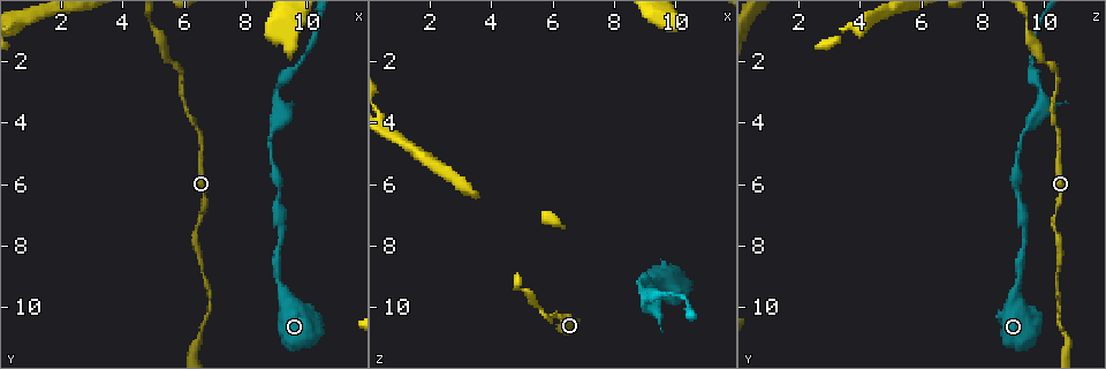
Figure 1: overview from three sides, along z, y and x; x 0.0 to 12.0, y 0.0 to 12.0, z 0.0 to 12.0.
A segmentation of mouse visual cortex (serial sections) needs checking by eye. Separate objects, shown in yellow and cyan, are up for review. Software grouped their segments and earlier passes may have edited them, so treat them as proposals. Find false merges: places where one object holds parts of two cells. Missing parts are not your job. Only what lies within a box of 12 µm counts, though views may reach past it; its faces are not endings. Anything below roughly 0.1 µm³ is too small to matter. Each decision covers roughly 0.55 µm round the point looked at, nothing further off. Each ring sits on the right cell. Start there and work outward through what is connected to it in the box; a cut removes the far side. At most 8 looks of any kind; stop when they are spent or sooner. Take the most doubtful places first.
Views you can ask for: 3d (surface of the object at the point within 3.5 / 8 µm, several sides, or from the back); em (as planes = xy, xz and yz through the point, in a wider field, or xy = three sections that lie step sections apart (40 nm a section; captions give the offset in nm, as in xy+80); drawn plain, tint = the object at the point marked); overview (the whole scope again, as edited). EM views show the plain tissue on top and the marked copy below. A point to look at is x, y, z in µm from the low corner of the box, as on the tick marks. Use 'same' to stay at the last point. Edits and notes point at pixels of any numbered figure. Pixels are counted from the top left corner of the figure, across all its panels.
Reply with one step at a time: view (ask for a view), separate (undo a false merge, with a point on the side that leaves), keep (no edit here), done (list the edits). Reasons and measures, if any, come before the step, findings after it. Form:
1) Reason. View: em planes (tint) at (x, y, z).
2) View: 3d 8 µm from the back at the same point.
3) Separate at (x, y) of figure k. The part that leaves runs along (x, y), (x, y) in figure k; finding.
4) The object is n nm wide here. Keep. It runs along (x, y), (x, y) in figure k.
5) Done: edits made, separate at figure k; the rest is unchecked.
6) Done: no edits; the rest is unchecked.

Sharp bend. View: 3d 8 µm at (6.0, 2.3, 10.5).

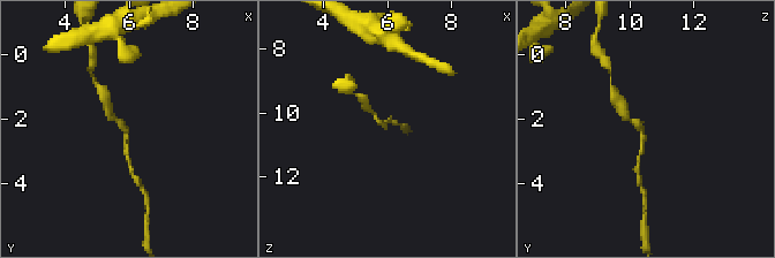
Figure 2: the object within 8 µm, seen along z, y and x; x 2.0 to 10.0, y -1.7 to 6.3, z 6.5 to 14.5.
Closer look. View: 3d 3.5 µm at (6.0, 2.3, 10.5).

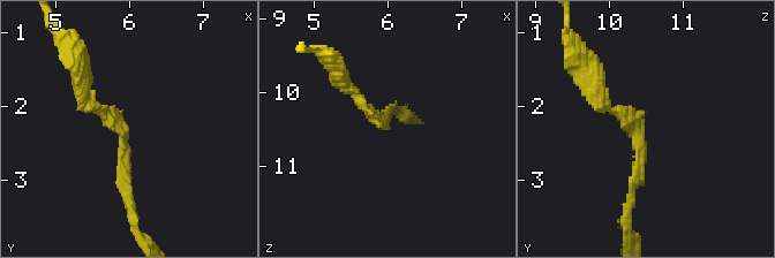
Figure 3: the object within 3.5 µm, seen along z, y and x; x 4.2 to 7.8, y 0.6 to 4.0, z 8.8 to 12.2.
Shape alone is not enough. View: em xy step 5 (tint) at (5.90, 2.35, 10.45).

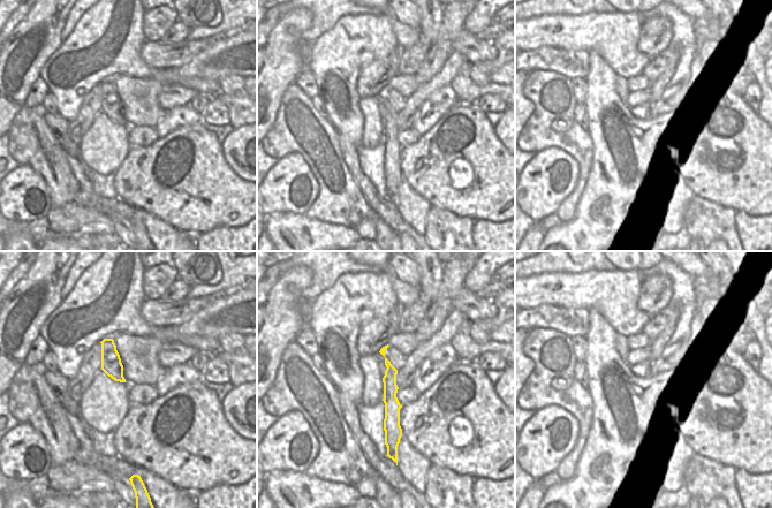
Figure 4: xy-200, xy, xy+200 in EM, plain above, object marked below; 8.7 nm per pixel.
Keep. It runs along (130, 205), (123, 130), (81, 88) in figure 3; one cell here.

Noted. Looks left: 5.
Thick turns thin. View: 3d 3.5 µm at (9.4, 9.6, 9.0).

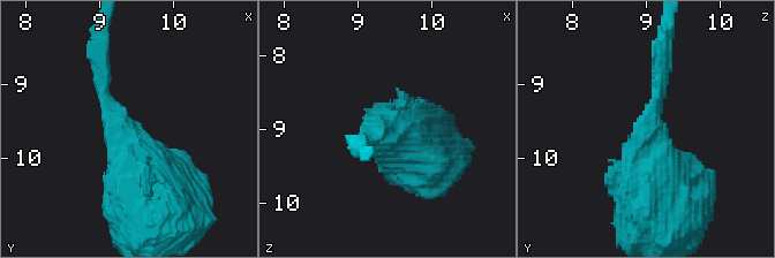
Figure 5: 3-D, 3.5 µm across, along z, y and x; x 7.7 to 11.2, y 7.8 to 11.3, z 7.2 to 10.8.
The arms are 200, 700 nm wide; shape alone is not enough. View: em xy step 2 (tint) at (9.35, 9.60, 9.05).

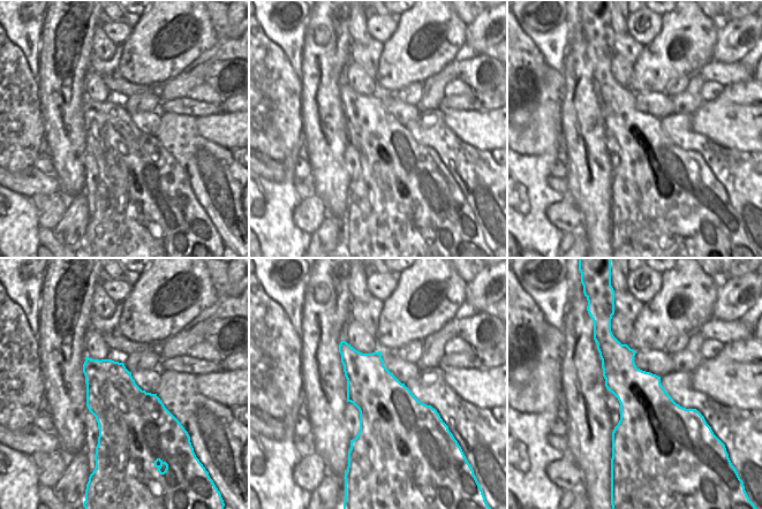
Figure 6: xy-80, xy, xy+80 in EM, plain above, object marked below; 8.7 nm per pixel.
Keep. It runs along (142, 205), (99, 63) in figure 5; continuous, no second cell.

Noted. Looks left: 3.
Thick turns thin. View: 3d 8 µm at (8.9, 4.8, 9.2).

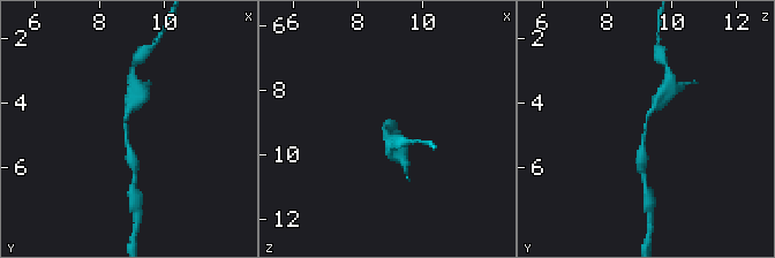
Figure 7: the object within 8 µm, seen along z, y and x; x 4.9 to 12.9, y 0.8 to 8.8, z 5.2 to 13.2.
The arms are 250, 250 nm wide. View: em xy step 2 (tint) at (8.8, 4.8, 9.3).

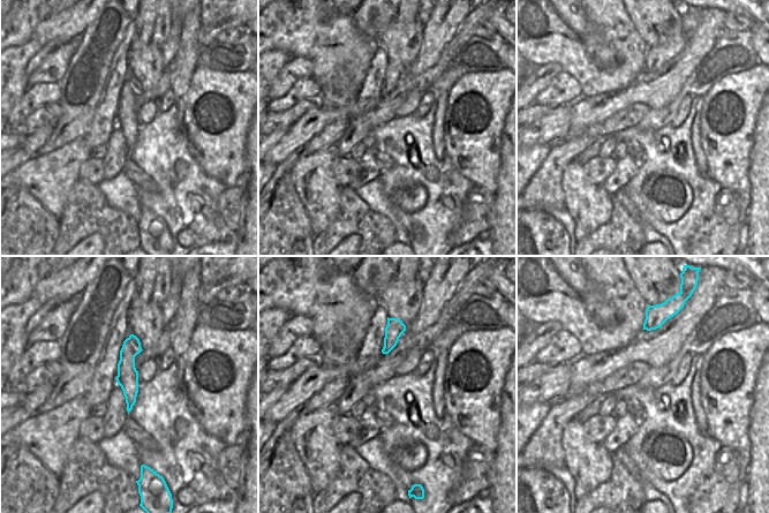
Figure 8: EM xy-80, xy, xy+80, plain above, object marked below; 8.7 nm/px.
Keep. It runs along (642, 159), (646, 120), (660, 98) in figure 7; one cell here.

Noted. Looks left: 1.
Done: no edits; the rest is unchecked.

